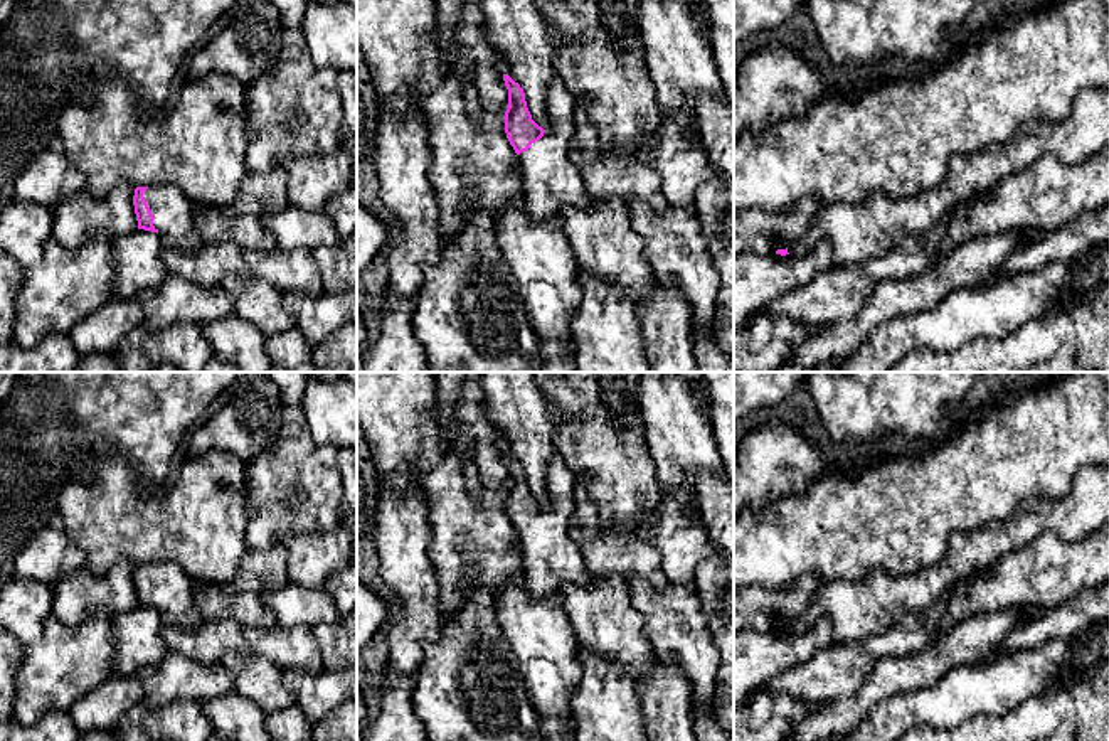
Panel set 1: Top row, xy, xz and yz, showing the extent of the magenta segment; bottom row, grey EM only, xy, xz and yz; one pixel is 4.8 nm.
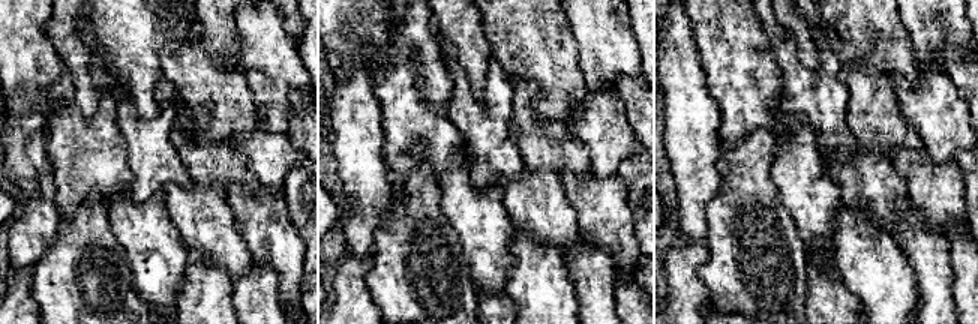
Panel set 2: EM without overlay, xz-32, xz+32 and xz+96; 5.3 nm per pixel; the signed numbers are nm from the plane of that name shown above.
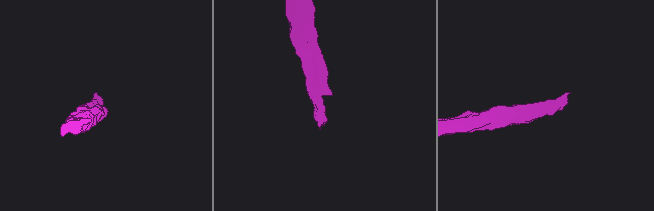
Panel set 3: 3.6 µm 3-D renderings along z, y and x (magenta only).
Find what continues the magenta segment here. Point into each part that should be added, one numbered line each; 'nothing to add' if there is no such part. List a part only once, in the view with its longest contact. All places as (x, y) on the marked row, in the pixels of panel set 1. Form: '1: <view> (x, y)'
1: xy (172, 211)

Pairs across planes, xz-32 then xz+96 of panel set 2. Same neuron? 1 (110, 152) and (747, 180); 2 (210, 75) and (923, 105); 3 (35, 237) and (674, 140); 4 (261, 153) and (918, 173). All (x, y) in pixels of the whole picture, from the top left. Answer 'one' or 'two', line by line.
1: two
2: two
3: one
4: two

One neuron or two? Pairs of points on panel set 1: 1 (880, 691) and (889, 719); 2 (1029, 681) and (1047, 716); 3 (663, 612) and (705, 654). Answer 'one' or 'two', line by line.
1: two
2: two
3: one

